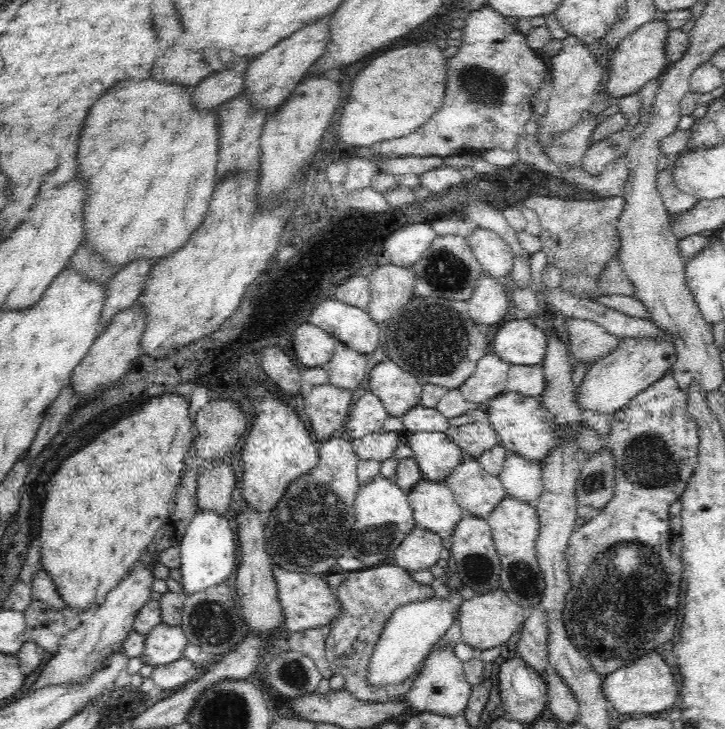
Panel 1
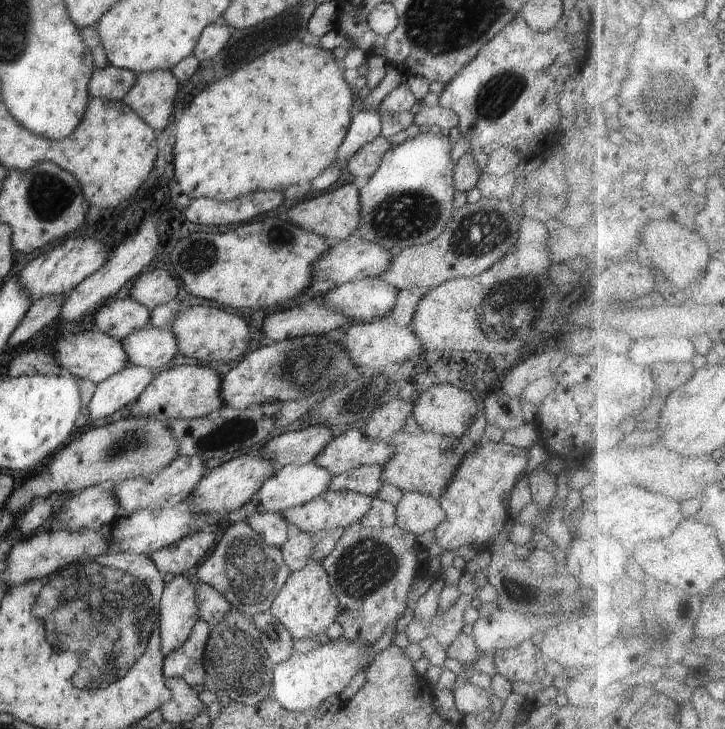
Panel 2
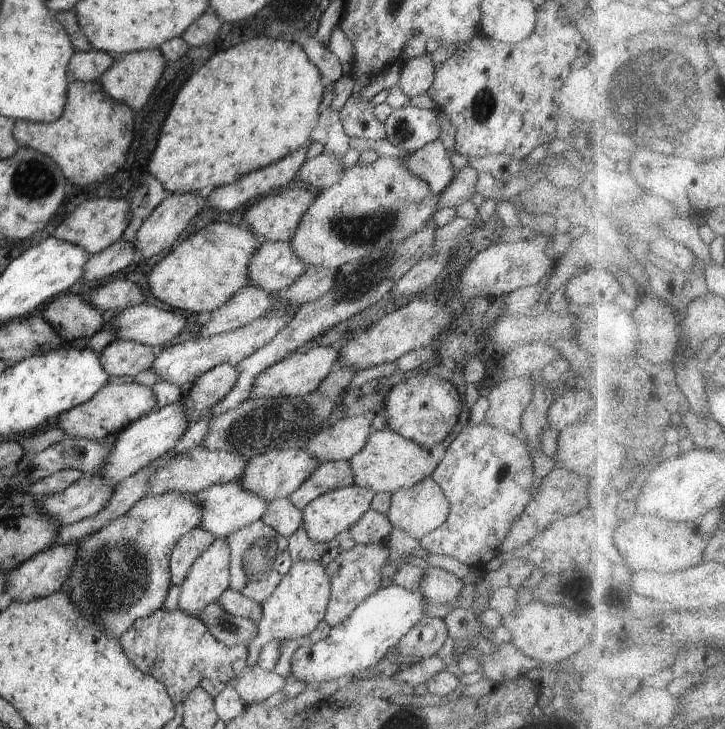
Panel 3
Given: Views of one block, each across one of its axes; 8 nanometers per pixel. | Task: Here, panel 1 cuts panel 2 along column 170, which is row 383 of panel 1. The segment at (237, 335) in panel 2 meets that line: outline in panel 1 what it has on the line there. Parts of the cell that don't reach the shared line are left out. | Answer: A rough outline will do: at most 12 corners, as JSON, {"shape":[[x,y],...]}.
{"shape":[[330,382],[306,389],[304,410],[328,440],[351,409],[352,392]]}

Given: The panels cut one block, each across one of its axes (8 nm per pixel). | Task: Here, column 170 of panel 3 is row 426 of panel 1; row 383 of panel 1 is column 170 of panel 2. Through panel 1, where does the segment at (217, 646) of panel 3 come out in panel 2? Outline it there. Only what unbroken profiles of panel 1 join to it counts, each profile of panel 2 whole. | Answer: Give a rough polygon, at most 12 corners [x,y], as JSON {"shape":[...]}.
{"shape":[[208,622],[194,624],[186,642],[163,656],[165,678],[184,679],[198,693],[208,676]]}

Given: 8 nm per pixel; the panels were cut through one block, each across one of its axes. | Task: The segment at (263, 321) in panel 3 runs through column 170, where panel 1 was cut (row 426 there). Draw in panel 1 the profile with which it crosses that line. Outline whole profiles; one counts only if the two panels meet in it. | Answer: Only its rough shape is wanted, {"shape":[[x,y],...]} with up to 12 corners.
{"shape":[[370,391],[349,410],[345,431],[354,439],[383,428],[390,416]]}

